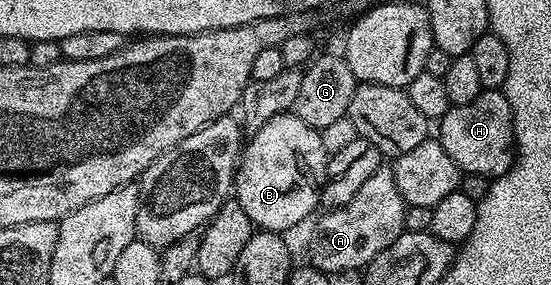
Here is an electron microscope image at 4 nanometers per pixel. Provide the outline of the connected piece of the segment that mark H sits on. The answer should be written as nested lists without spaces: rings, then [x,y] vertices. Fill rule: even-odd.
[[[484,89],[467,105],[450,106],[449,112],[439,120],[436,138],[447,149],[447,157],[455,161],[464,174],[483,174],[490,181],[507,173],[515,162],[513,142],[513,110],[507,103],[504,90],[486,91]]]

